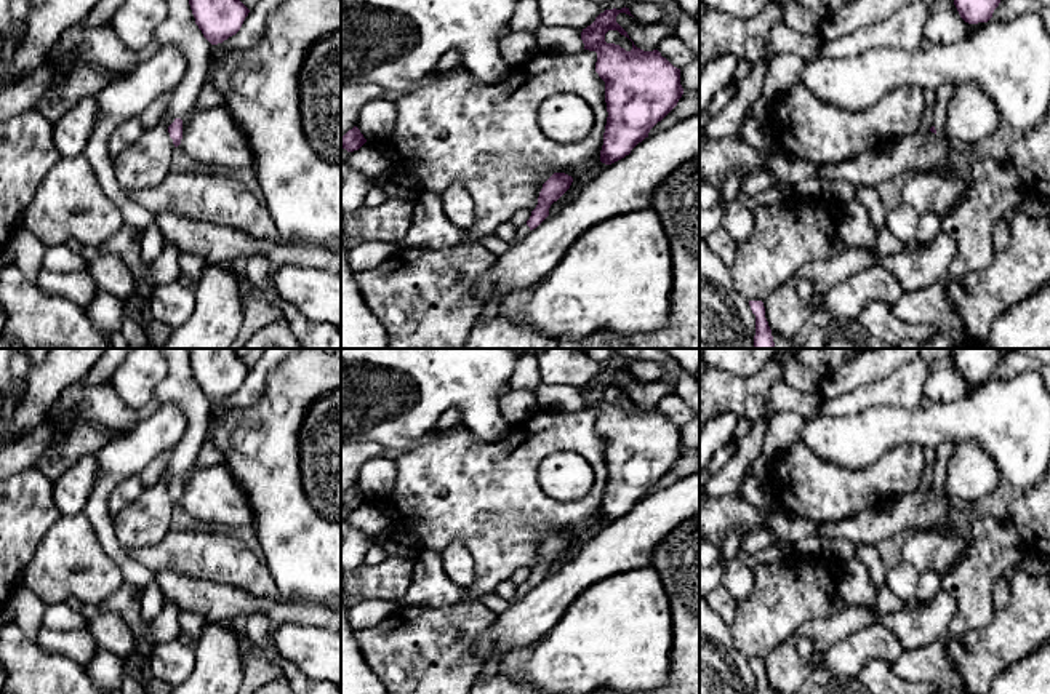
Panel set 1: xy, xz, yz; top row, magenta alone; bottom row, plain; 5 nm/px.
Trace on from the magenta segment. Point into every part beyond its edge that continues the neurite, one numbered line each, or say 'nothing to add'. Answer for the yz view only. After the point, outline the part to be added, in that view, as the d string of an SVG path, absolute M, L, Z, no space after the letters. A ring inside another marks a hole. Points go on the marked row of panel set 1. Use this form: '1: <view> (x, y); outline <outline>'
1: yz (943, 95); outline M944 83L935 90L935 112L932 125L935 126L936 134L941 134L944 130L948 106L954 96L956 88L957 86L954 83Z

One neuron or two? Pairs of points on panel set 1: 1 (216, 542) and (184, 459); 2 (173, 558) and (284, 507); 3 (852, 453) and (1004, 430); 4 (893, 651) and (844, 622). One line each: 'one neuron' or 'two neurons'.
1: two neurons
2: two neurons
3: one neuron
4: two neurons

